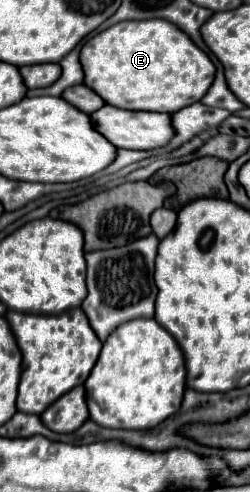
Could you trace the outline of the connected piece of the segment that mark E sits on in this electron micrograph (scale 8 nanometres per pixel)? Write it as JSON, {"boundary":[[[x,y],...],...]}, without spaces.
{"boundary":[[[162,19],[150,21],[124,21],[116,23],[98,35],[90,37],[80,51],[80,63],[84,69],[84,85],[98,93],[104,103],[128,109],[128,111],[156,111],[156,113],[176,113],[182,107],[188,107],[200,101],[214,79],[214,65],[208,55],[198,49],[186,33],[182,33],[176,25]]]}

